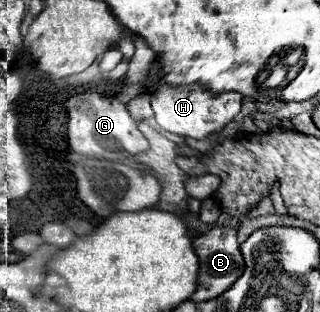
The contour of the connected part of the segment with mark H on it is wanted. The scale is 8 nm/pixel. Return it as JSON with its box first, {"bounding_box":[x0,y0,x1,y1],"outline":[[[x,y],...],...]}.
{"bounding_box":[152,86,242,140],"outline":[[[160,86],[158,92],[152,94],[152,110],[156,114],[156,122],[160,128],[186,136],[186,138],[198,138],[204,140],[212,134],[222,132],[222,128],[232,122],[238,114],[240,114],[240,102],[242,96],[240,94],[214,94],[212,90],[202,90],[202,86]]]}

